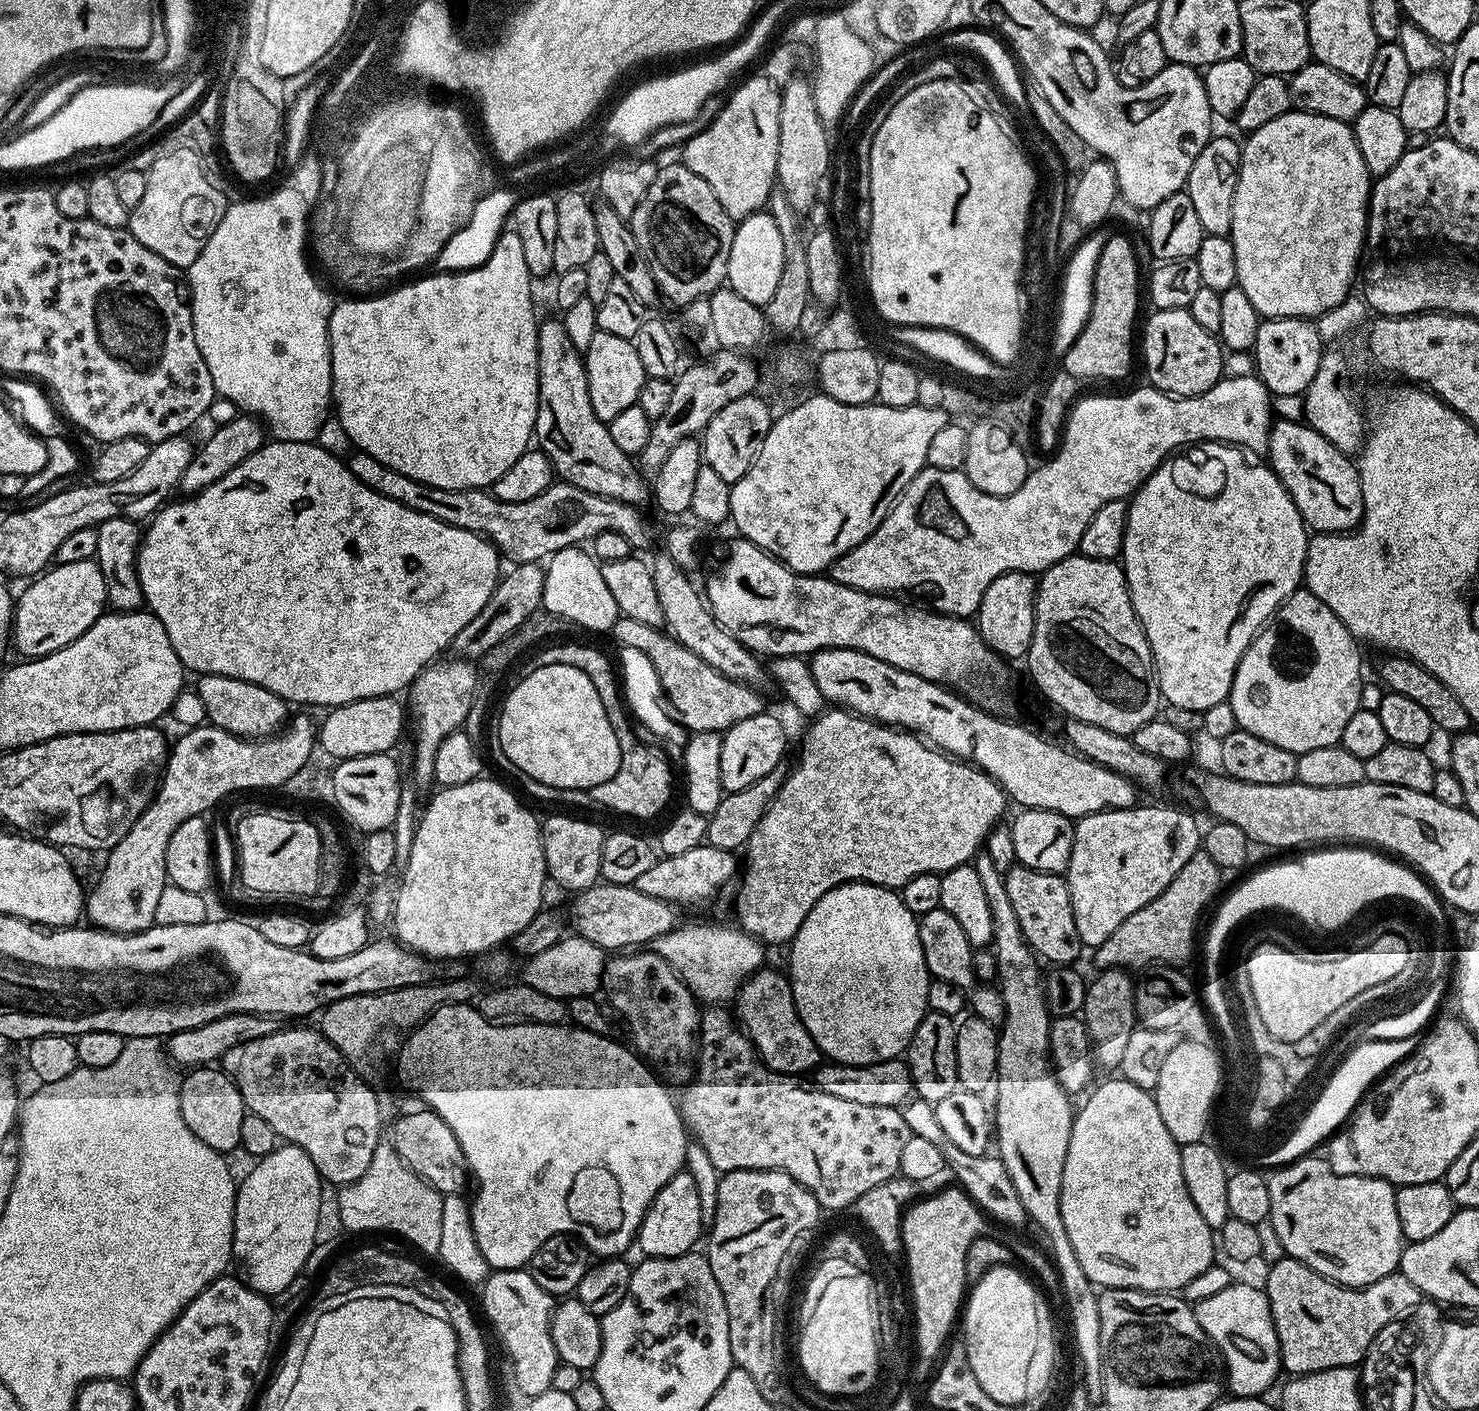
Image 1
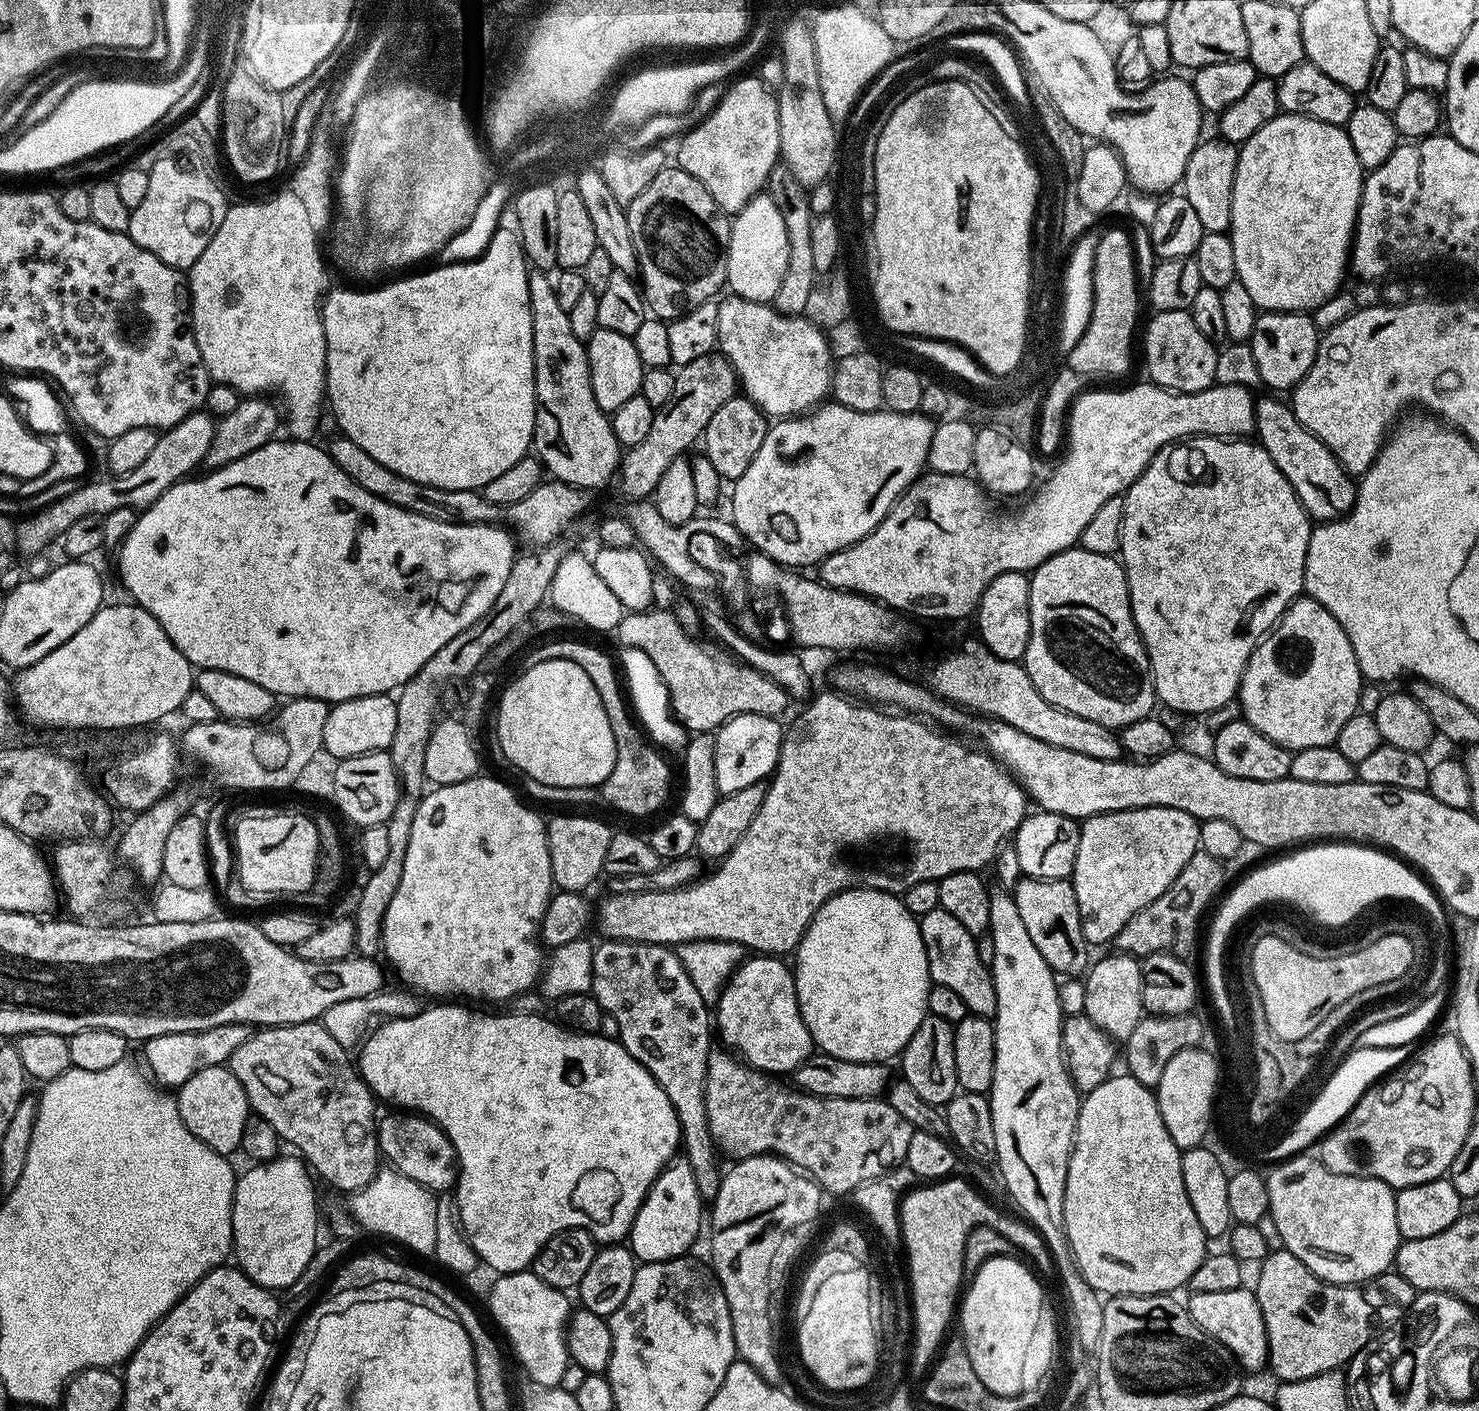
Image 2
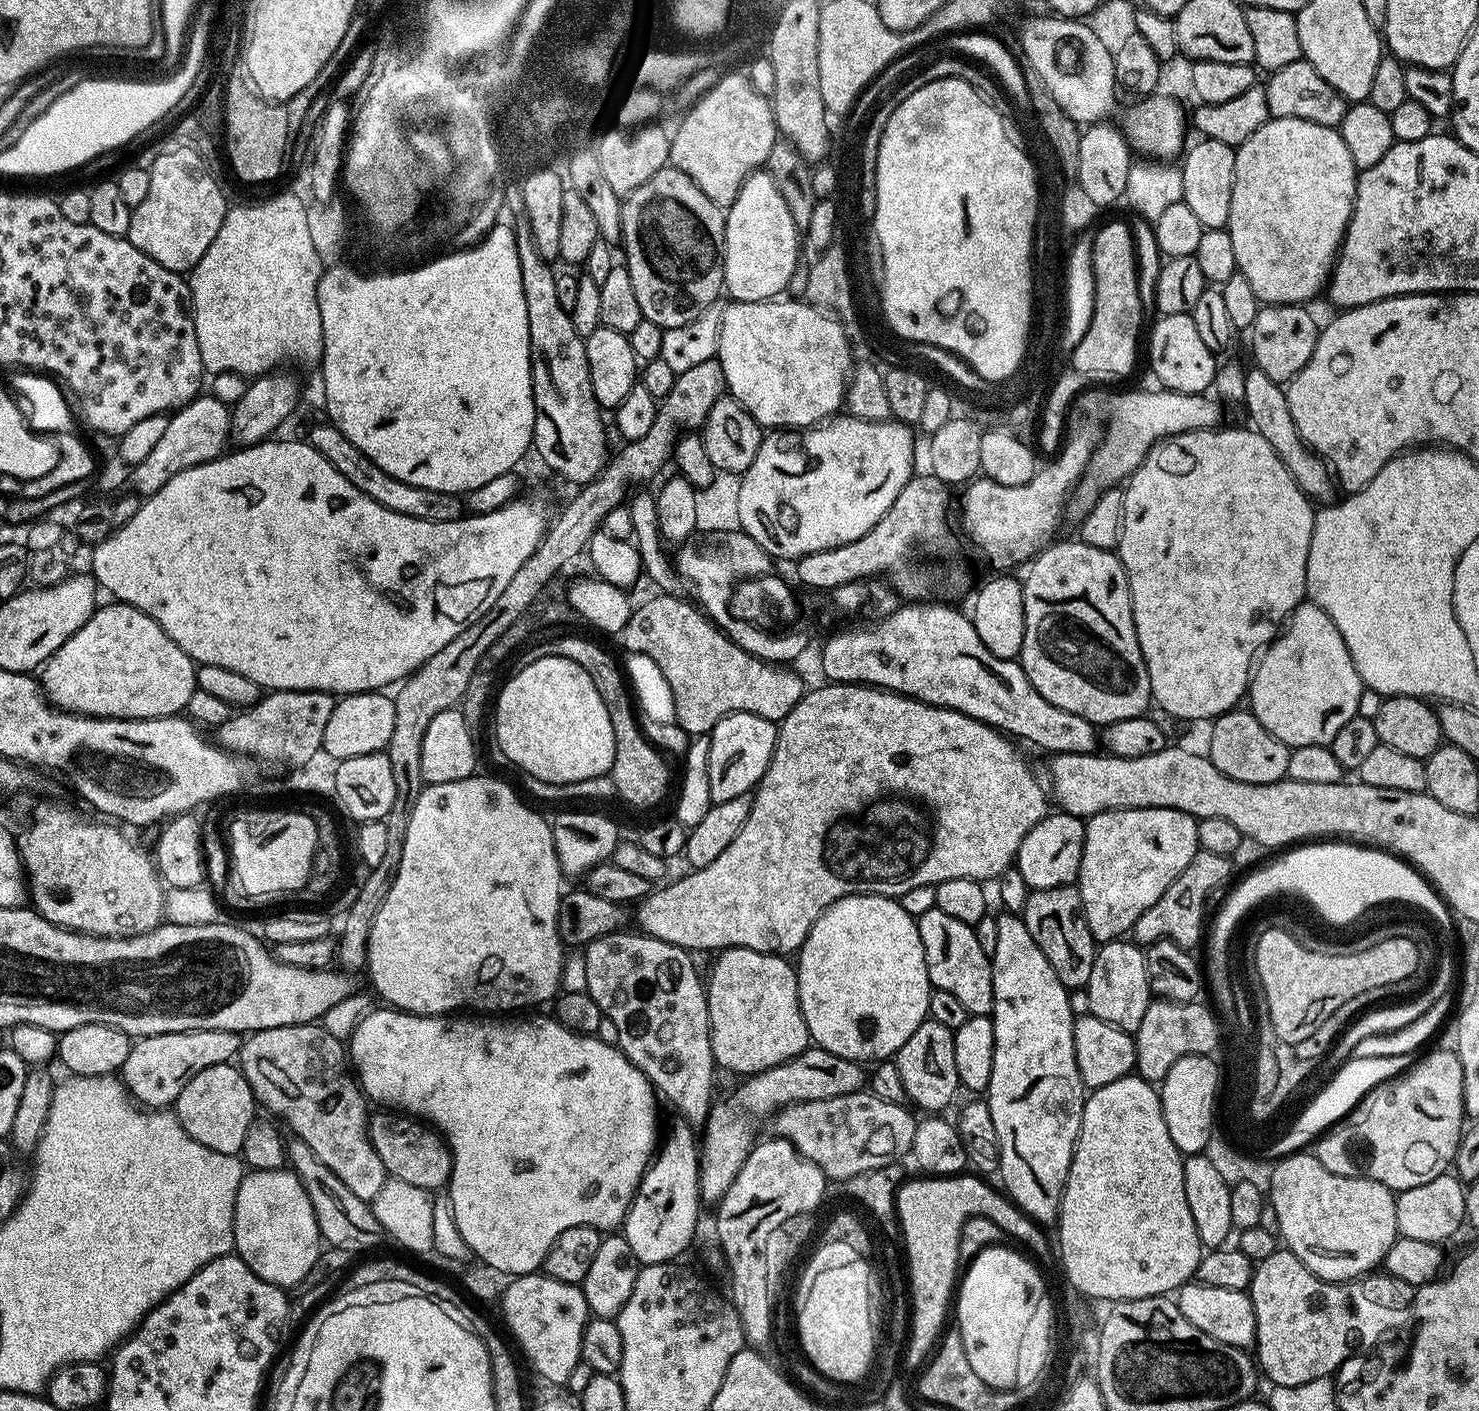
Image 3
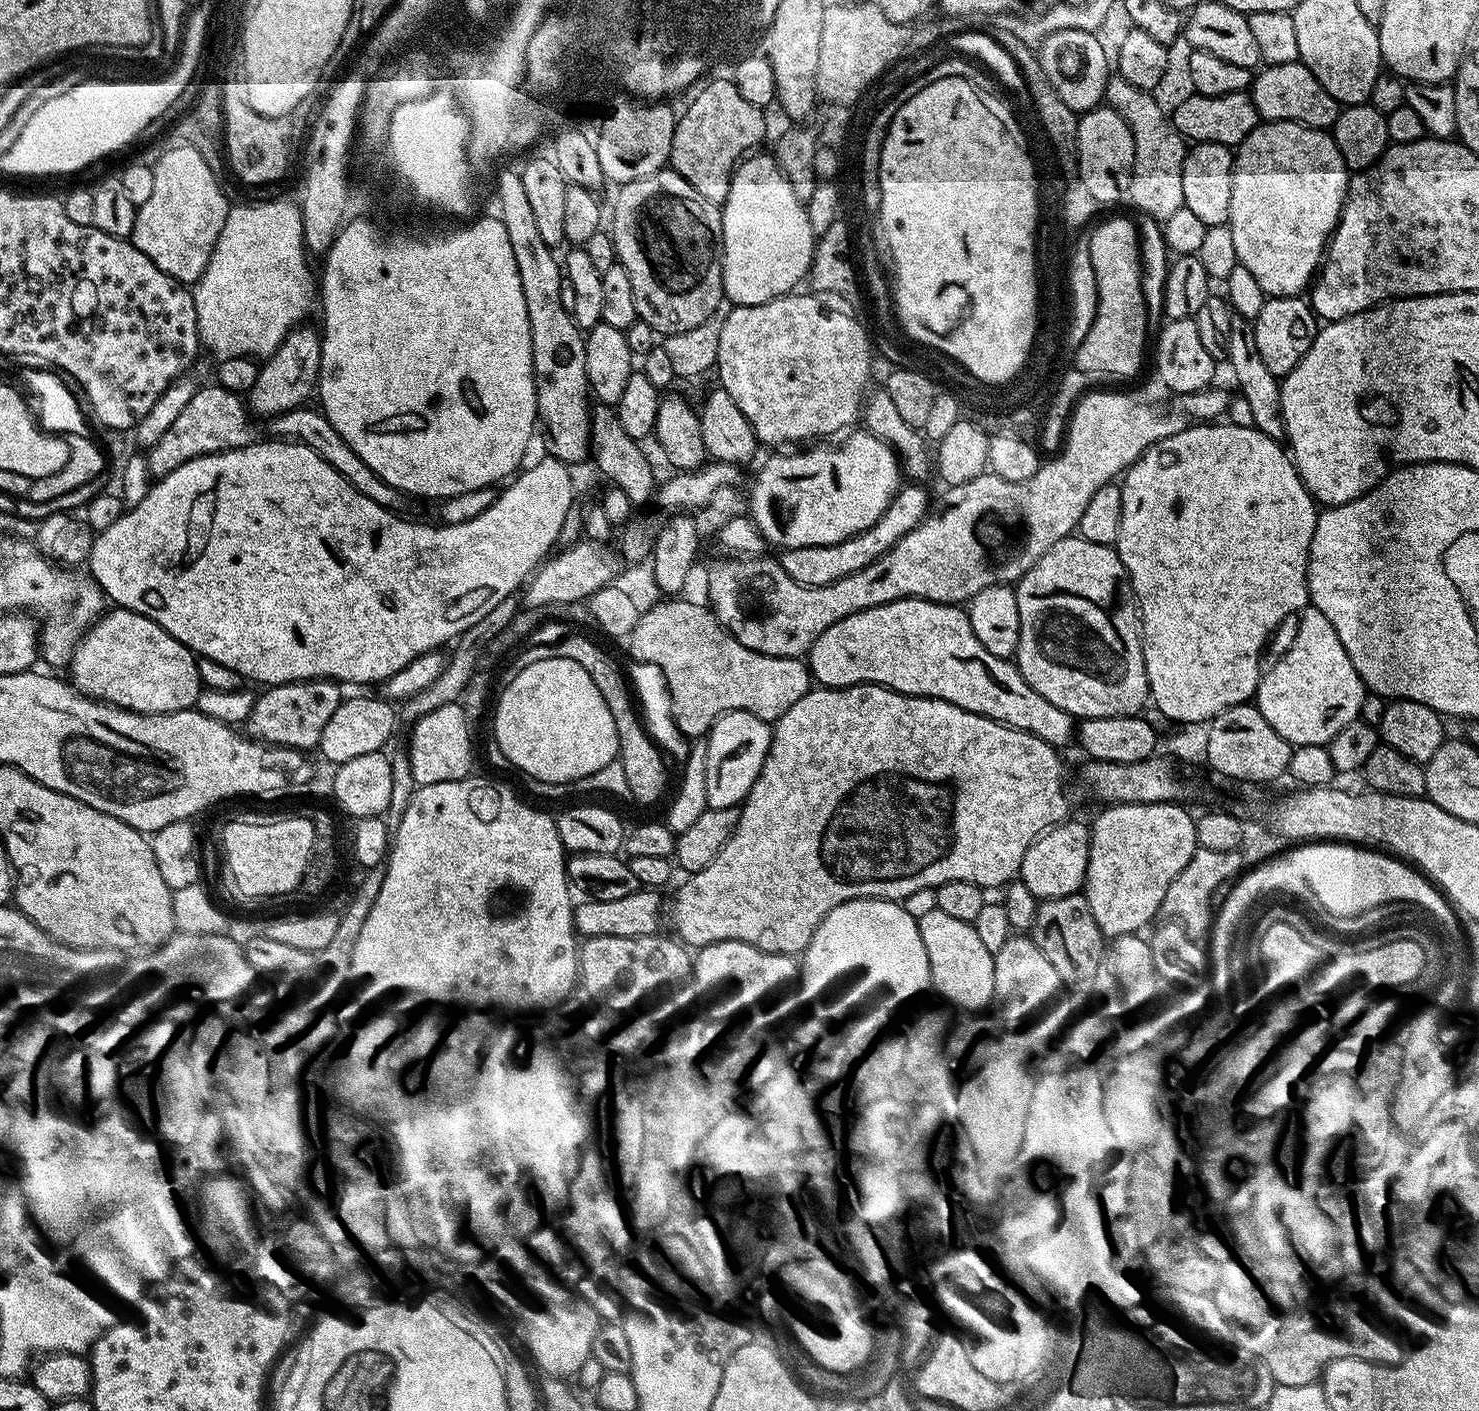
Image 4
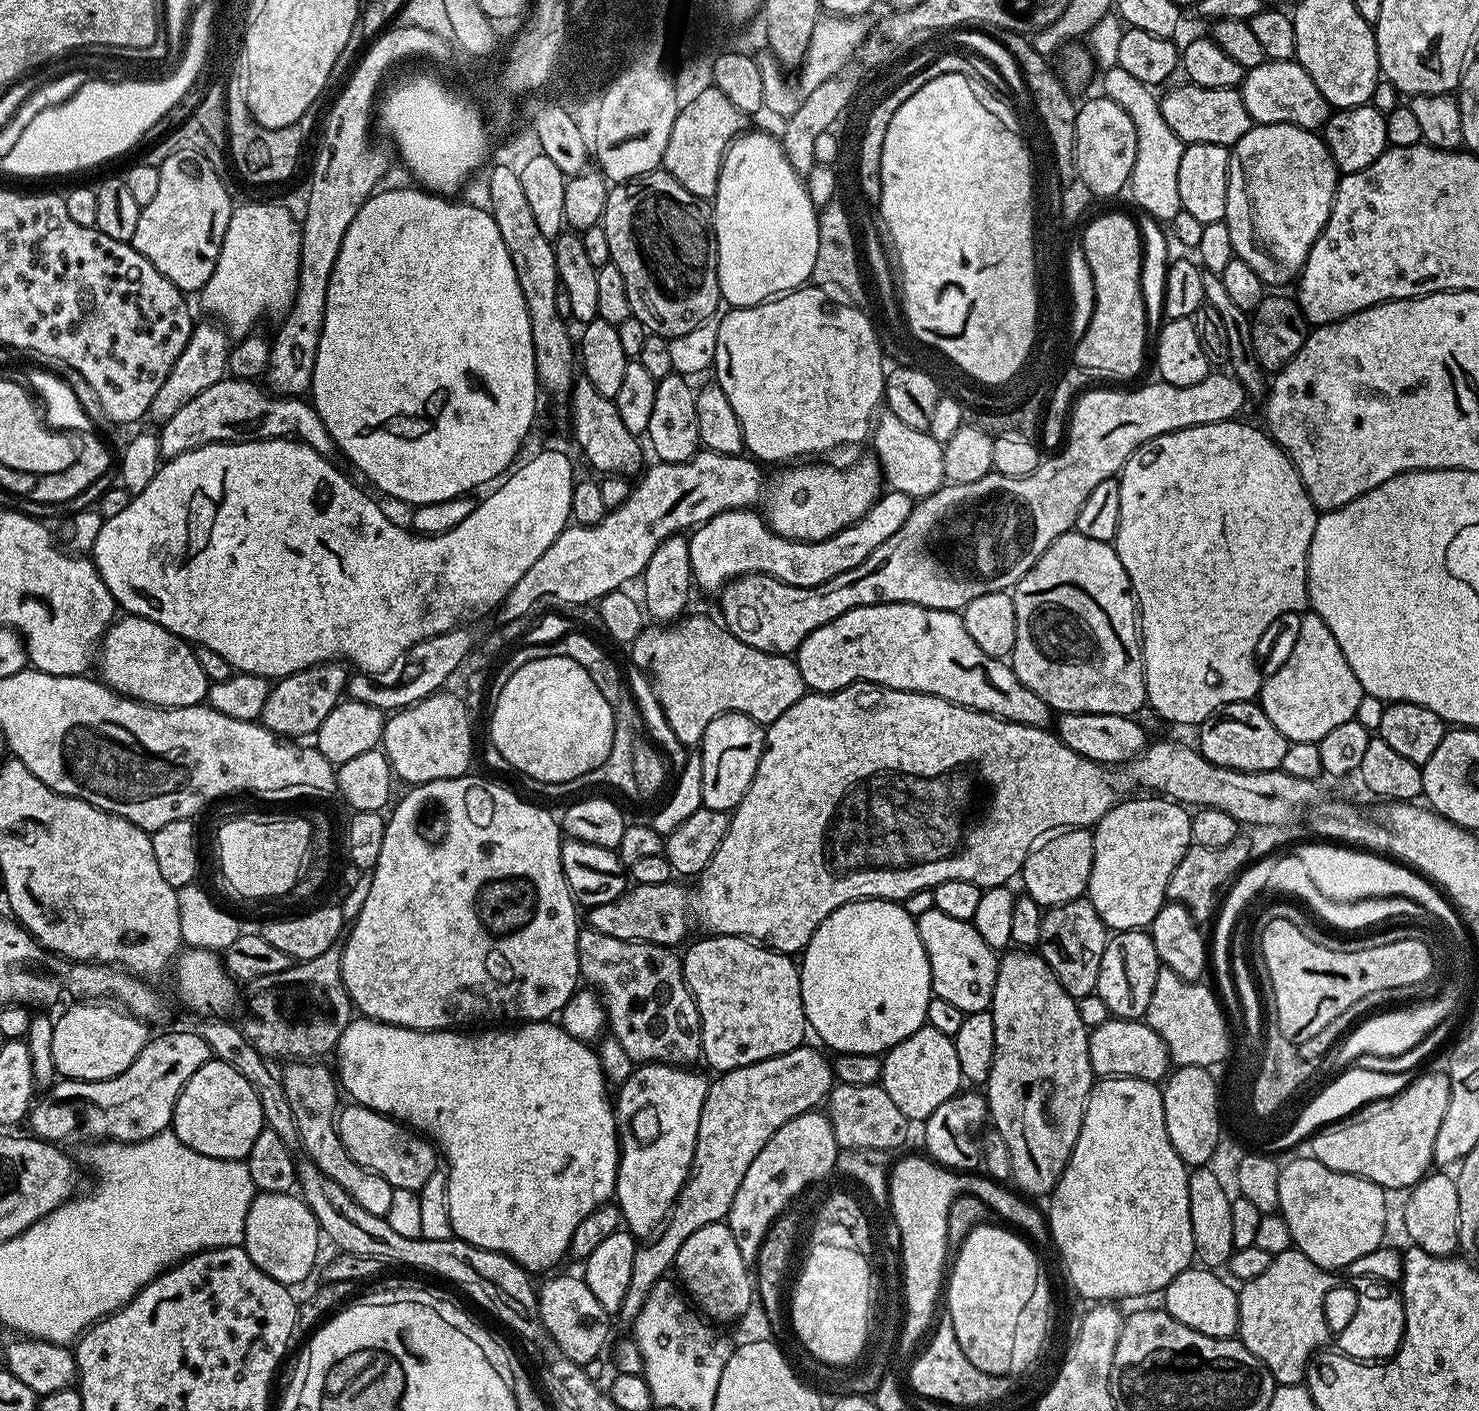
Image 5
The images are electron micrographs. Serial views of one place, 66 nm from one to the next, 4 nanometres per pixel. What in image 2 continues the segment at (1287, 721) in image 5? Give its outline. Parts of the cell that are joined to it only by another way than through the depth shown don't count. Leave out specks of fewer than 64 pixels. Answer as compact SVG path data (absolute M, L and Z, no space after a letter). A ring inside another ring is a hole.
M1304 594L1284 611L1276 627L1253 650L1240 679L1238 705L1244 711L1241 712L1243 719L1278 746L1299 750L1335 745L1338 730L1342 730L1359 709L1361 687L1360 667L1354 658L1354 646L1350 638L1346 638L1346 630L1338 626L1338 618L1334 618L1326 606Z

